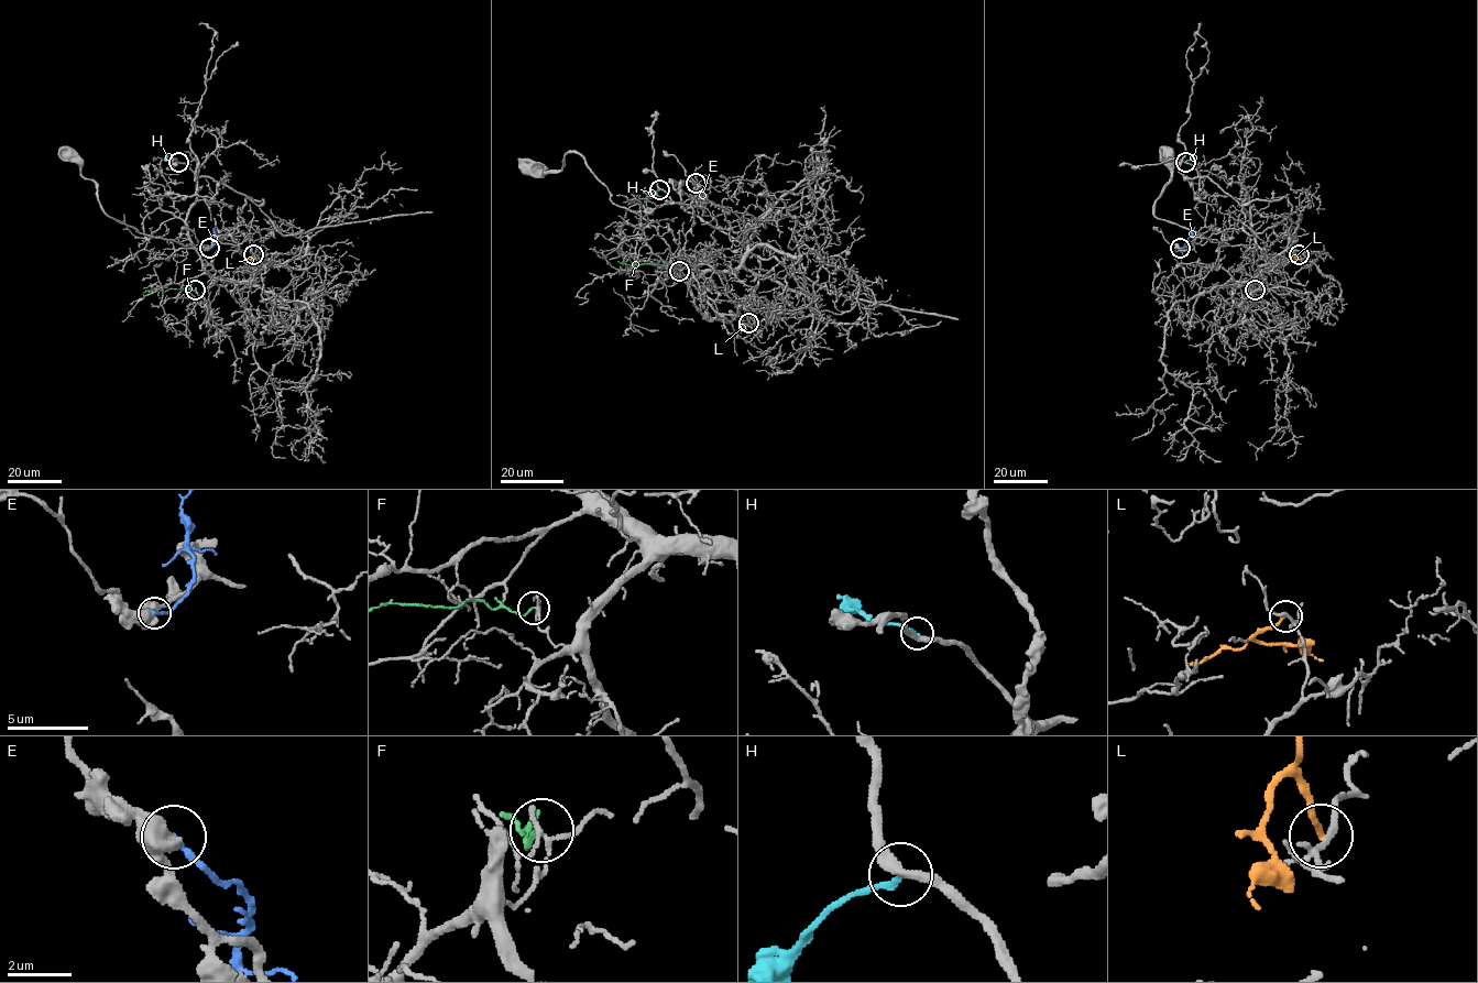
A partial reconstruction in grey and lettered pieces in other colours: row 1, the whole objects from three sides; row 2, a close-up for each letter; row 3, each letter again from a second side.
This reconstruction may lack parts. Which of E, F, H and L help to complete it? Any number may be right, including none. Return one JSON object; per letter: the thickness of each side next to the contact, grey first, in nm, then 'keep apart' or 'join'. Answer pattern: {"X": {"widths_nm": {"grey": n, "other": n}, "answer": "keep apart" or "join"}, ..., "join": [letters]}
{"E": {"widths_nm": {"grey": 550, "other": 190}, "answer": "keep apart"}, "F": {"widths_nm": {"grey": 170, "other": 130}, "answer": "keep apart"}, "H": {"widths_nm": {"grey": 320, "other": 200}, "answer": "keep apart"}, "L": {"widths_nm": {"grey": 180, "other": 180}, "answer": "keep apart"}, "join": []}

